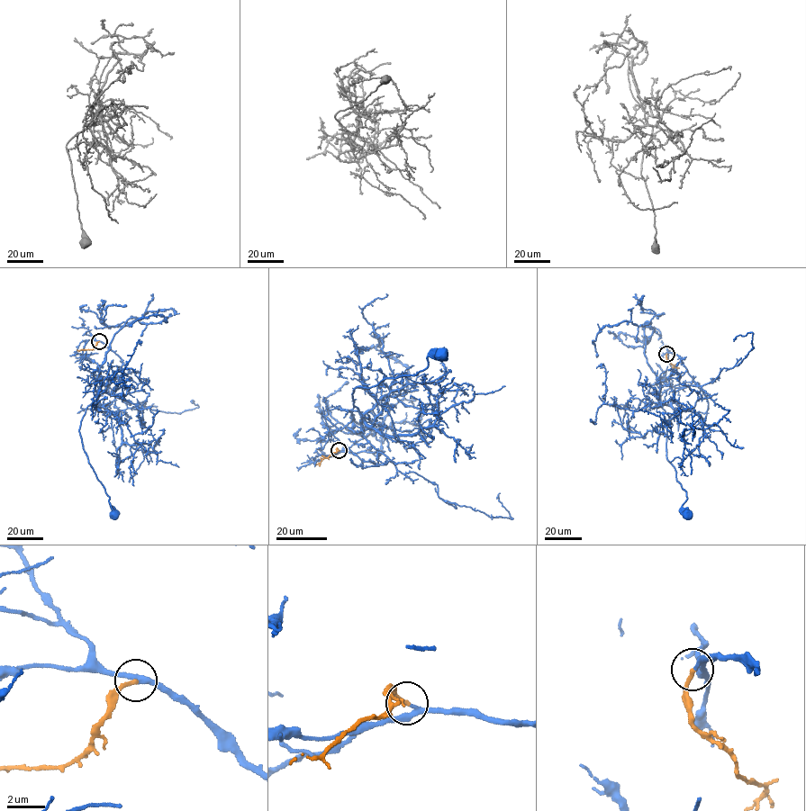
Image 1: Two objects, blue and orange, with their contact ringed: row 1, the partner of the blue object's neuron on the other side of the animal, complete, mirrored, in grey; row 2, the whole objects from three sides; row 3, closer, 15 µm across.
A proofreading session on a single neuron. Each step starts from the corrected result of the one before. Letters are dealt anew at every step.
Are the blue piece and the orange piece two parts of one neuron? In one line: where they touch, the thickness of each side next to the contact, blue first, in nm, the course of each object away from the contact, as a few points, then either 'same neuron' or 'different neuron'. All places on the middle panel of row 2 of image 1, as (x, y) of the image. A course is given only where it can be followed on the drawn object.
at (339, 450); 240 nm thick on the blue side, 200 nm on the other; blue runs (339, 451), (383, 452), (377, 459), (365, 437), (355, 388), (414, 374), (427, 366), (429, 355), (441, 355); orange runs (339, 451), (338, 448), (316, 464); same neuron

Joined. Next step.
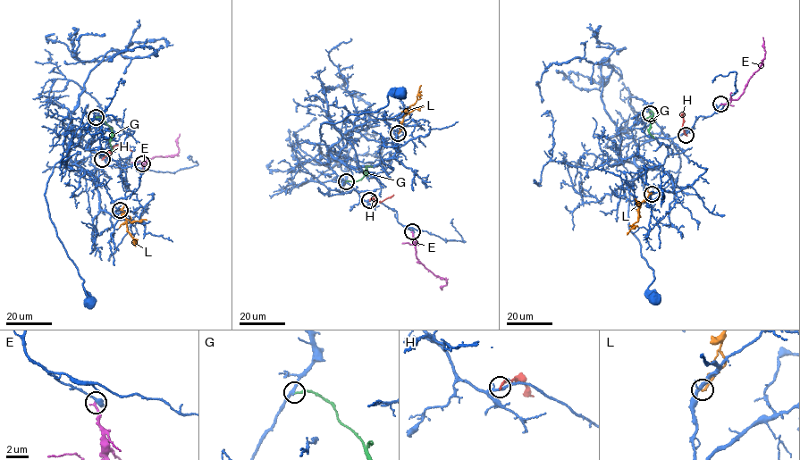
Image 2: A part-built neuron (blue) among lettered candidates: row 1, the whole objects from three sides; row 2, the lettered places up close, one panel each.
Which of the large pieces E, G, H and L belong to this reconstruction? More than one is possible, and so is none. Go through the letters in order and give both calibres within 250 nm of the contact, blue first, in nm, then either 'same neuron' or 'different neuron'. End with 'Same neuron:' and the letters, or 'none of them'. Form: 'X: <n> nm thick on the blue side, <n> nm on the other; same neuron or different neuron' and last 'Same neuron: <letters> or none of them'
E: 420 nm thick on the blue side, 240 nm on the other; different neuron
G: 280 nm thick on the blue side, 190 nm on the other; different neuron
H: 190 nm thick on the blue side, 200 nm on the other; different neuron
L: 280 nm thick on the blue side, 200 nm on the other; different neuron
Same neuron: none of them

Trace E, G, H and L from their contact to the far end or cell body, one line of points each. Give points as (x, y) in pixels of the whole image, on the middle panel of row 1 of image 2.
E: (412, 231), (416, 257), (434, 275), (445, 279), (446, 286), (442, 289)
G: (346, 181), (358, 180), (366, 174), (366, 165), (372, 165)
H: (369, 200), (373, 198), (382, 202), (393, 195)
L: (398, 133), (421, 85)

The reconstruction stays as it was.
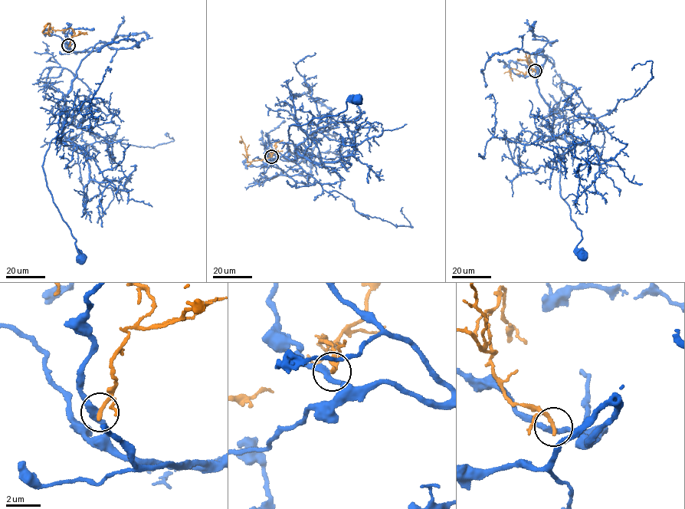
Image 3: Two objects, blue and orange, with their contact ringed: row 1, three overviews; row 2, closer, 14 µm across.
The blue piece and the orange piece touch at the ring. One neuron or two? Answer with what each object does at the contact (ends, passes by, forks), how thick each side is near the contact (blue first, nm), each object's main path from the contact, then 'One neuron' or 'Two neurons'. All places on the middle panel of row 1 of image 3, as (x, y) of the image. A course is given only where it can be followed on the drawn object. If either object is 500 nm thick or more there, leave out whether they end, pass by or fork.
At the ring blue passes by. At the ring orange ends. Thickness 280 nm (blue) against 260 nm. Course of blue: (271, 156), (305, 159), (288, 146), (286, 156), (297, 151), (290, 126), (358, 100). Course of orange: (271, 156), (270, 153), (272, 154), (266, 159), (249, 162), (244, 145), (240, 141). Two neurons

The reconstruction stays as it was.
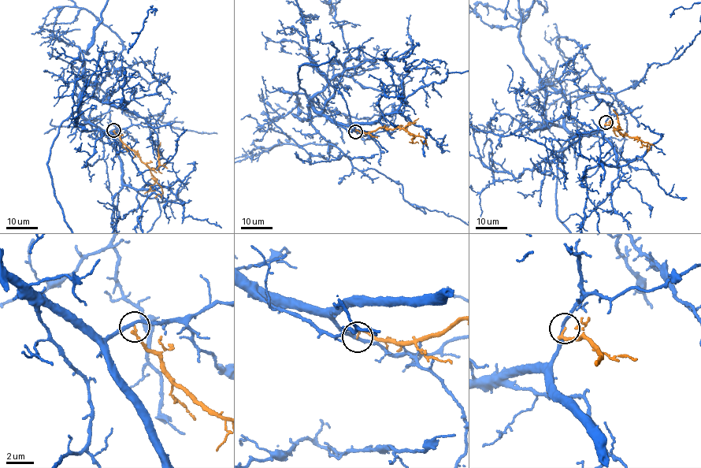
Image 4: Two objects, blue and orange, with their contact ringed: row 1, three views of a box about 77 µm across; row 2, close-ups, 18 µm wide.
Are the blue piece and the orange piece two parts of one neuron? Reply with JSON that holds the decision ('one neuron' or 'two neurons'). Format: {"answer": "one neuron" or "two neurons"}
{"answer": "two neurons"}

